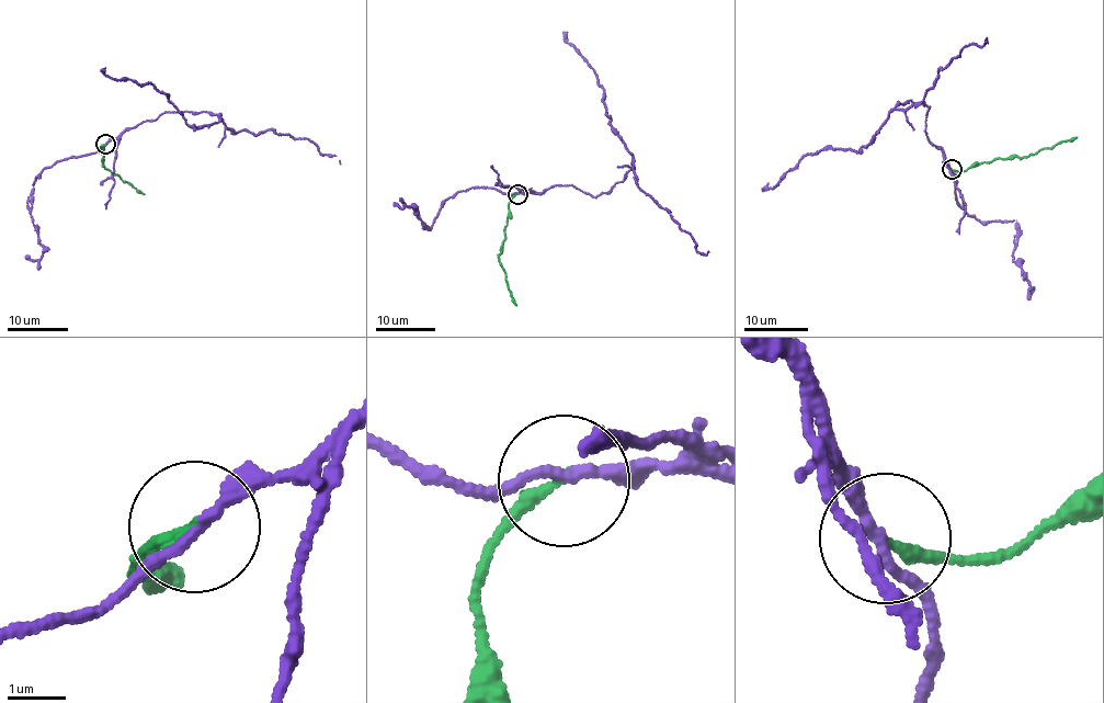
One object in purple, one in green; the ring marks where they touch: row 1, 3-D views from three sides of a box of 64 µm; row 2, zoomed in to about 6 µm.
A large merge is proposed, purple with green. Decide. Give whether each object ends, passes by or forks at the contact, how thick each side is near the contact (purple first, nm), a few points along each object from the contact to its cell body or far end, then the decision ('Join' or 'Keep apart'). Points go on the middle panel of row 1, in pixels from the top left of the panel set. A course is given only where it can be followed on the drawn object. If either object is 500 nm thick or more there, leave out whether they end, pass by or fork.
At the ring purple passes by. At the ring green ends. Thickness 180 nm (purple) against 180 nm. Course of purple: (516, 194), (570, 184), (598, 196), (623, 181), (633, 160), (612, 126), (598, 74), (564, 40), (562, 31). Course of green: (516, 194), (509, 203), (500, 264), (516, 305). Keep apart

